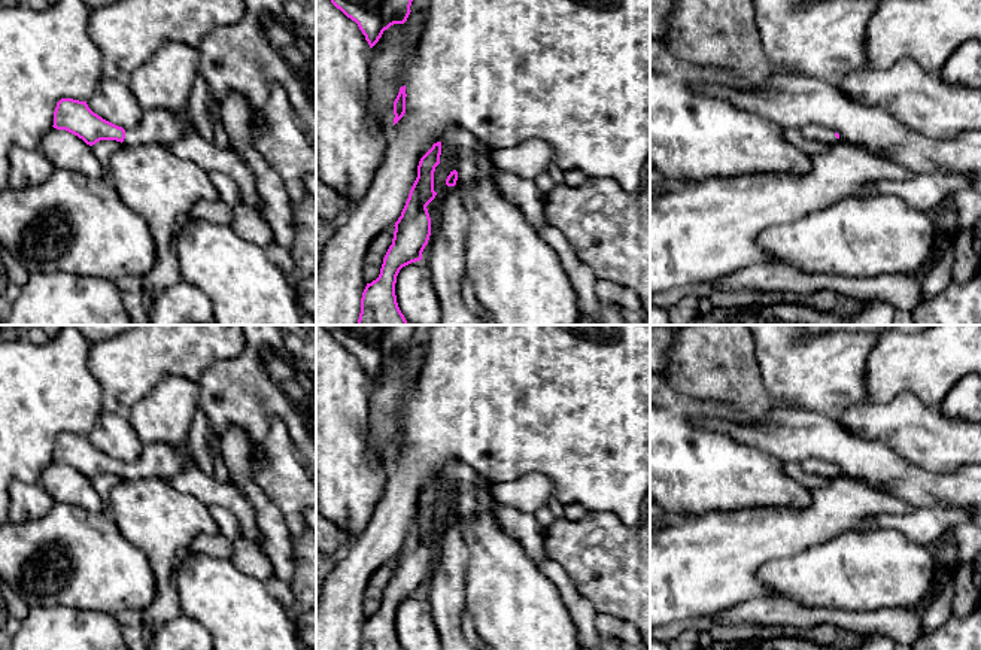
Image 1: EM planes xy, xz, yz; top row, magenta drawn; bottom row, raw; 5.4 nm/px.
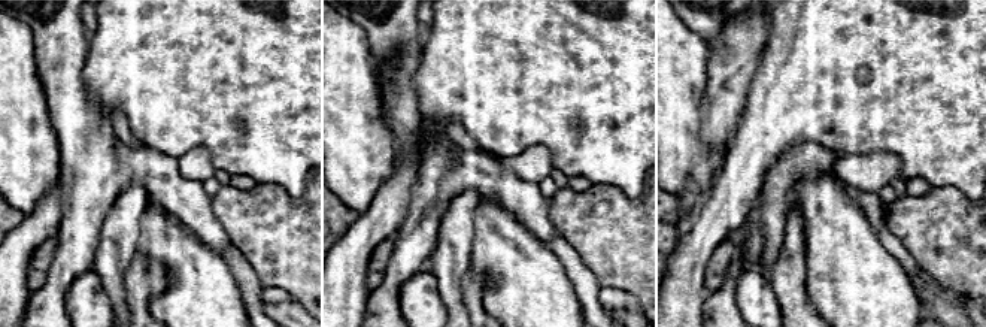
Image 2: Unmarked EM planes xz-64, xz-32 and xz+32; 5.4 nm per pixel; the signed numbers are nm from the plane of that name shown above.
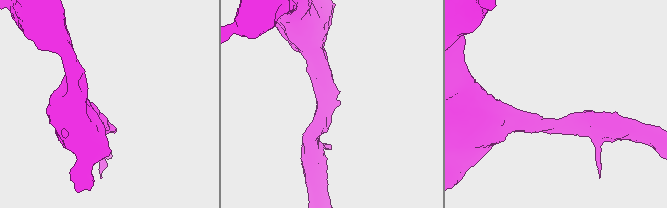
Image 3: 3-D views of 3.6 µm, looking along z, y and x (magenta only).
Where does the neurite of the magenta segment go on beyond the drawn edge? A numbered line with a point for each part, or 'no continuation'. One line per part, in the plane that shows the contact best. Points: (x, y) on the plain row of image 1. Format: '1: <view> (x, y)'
1: xy (166, 461)

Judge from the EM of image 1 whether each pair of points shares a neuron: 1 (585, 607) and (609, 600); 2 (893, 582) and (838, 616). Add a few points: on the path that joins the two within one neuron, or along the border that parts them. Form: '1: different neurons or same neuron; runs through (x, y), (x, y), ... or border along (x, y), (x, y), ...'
1: different neurons; border along (570, 577), (576, 589), (597, 613)
2: different neurons; border along (811, 607), (880, 610)

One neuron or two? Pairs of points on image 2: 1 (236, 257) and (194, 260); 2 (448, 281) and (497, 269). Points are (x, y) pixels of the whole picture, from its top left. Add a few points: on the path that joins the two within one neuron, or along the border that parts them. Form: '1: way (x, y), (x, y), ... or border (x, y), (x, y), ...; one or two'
1: border (221, 256), (240, 290); two
2: border (475, 232), (470, 266); two

